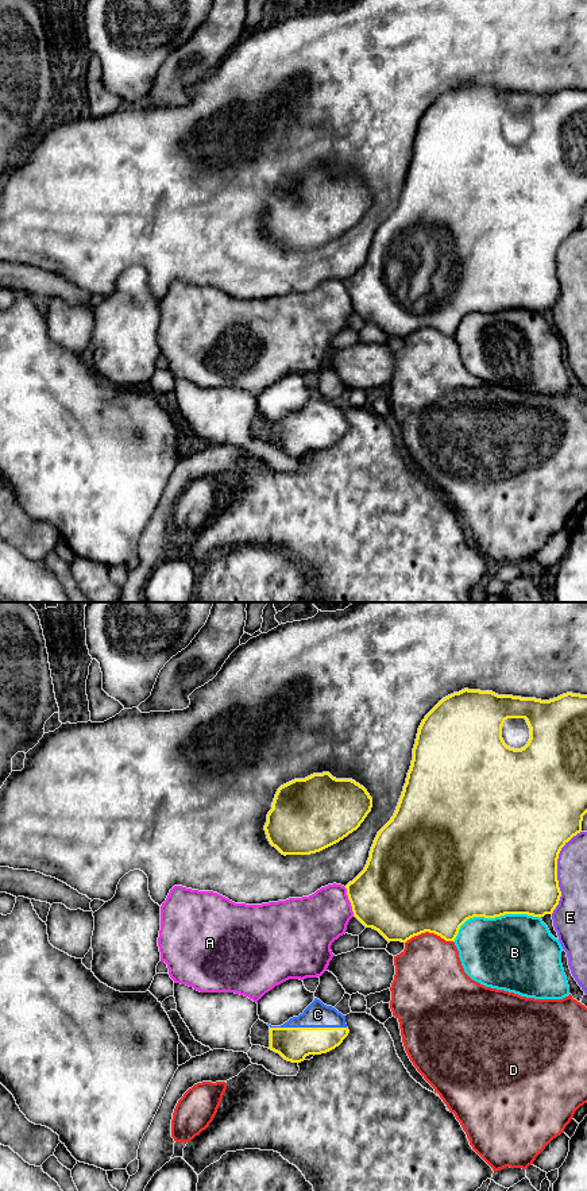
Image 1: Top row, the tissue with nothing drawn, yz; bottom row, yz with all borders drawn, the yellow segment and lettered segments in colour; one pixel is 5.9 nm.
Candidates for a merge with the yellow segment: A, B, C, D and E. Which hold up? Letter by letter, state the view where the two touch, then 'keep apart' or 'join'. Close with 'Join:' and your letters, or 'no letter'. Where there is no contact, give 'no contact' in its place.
A: meets yellow in yz; keep apart
B: meets yellow in yz; keep apart
C: meets yellow in yz; join
D: meets yellow in yz; keep apart
E: meets yellow in yz; keep apart
Join: C

